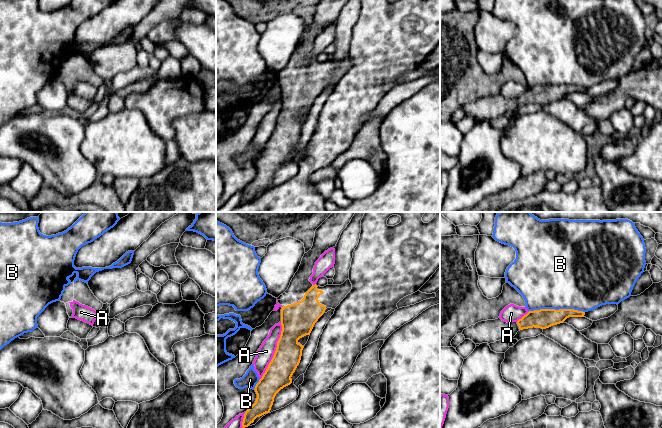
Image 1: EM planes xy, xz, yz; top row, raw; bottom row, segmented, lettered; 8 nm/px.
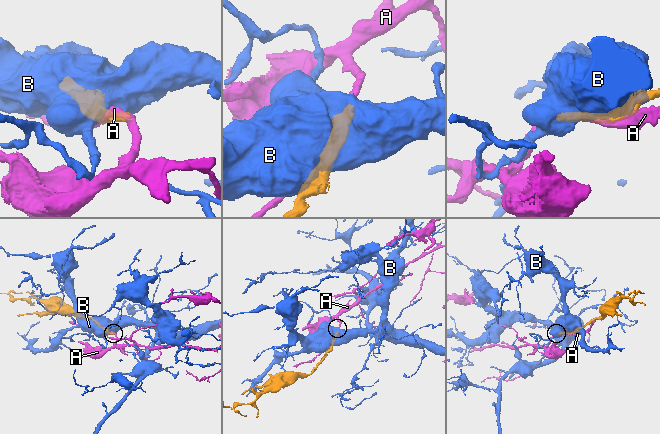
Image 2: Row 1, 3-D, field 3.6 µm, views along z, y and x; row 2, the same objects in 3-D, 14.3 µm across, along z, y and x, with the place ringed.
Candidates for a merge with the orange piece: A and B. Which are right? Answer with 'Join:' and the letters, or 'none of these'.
Join: none of these

